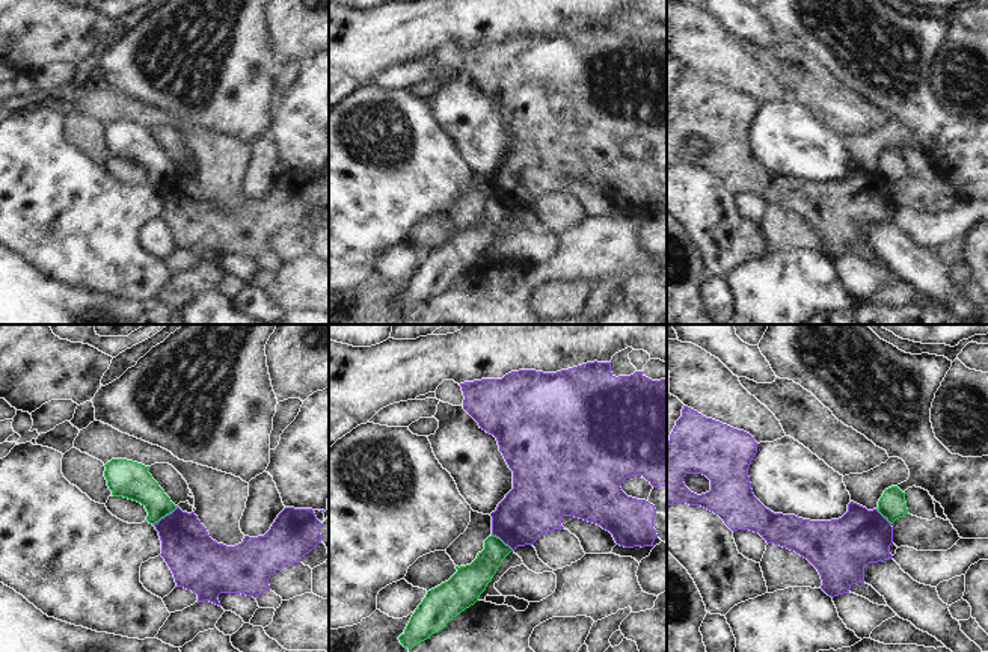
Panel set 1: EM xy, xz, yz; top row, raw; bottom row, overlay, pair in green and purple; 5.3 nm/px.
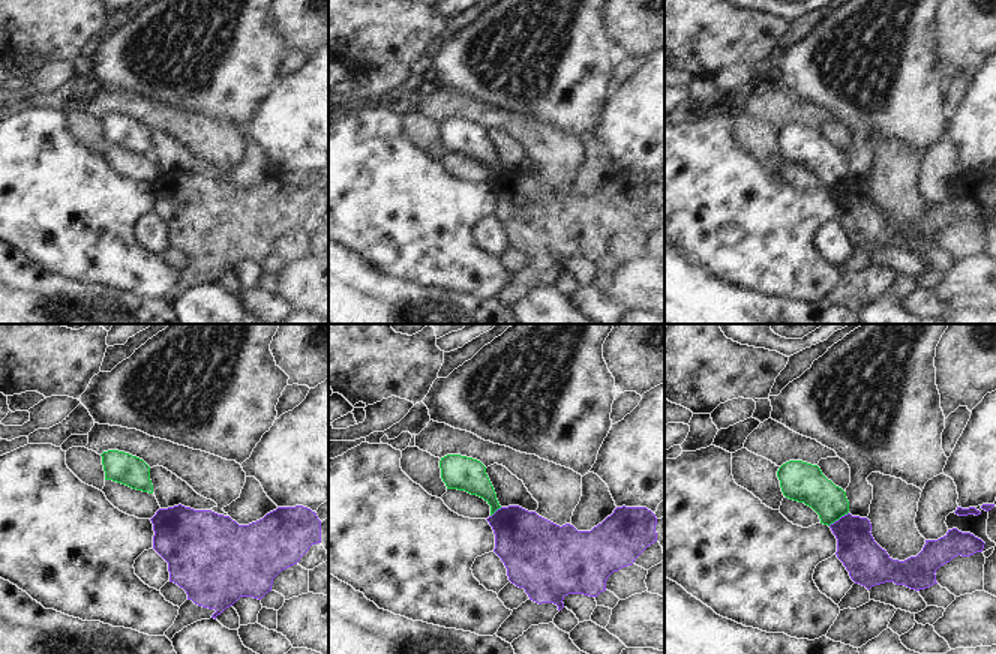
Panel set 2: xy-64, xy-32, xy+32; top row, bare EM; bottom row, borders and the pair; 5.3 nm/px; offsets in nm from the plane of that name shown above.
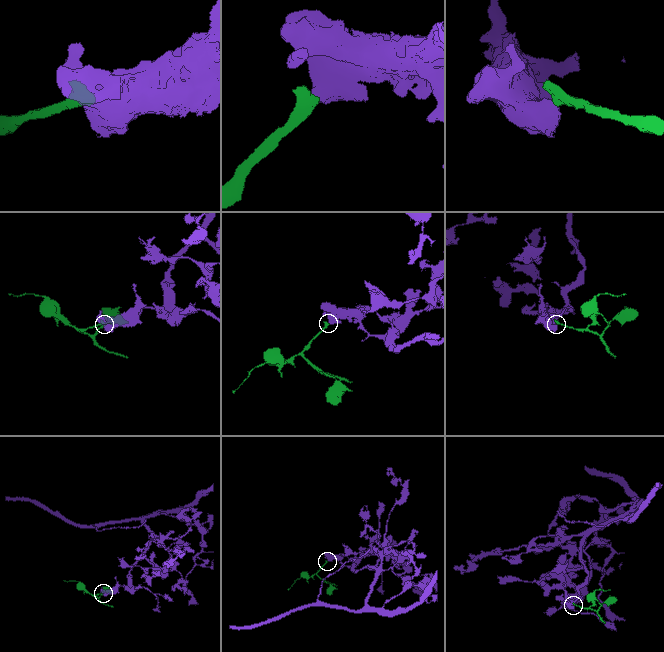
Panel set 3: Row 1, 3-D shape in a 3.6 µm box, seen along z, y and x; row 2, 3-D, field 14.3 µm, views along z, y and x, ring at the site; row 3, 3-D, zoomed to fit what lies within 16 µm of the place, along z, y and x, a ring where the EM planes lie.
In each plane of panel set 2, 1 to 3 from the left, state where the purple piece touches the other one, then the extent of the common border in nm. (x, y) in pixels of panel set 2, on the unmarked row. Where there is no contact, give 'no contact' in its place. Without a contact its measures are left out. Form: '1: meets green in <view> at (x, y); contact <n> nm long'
1: no contact
2: meets green in xy-32 at (495, 174); contact 80 nm long
3: meets green in xy+32 at (837, 183); contact 130 nm long

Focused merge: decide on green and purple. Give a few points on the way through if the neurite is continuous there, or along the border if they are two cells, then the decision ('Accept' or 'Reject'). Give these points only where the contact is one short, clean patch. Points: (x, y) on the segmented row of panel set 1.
Boundary: xy (177, 506), (153, 524). Reject

